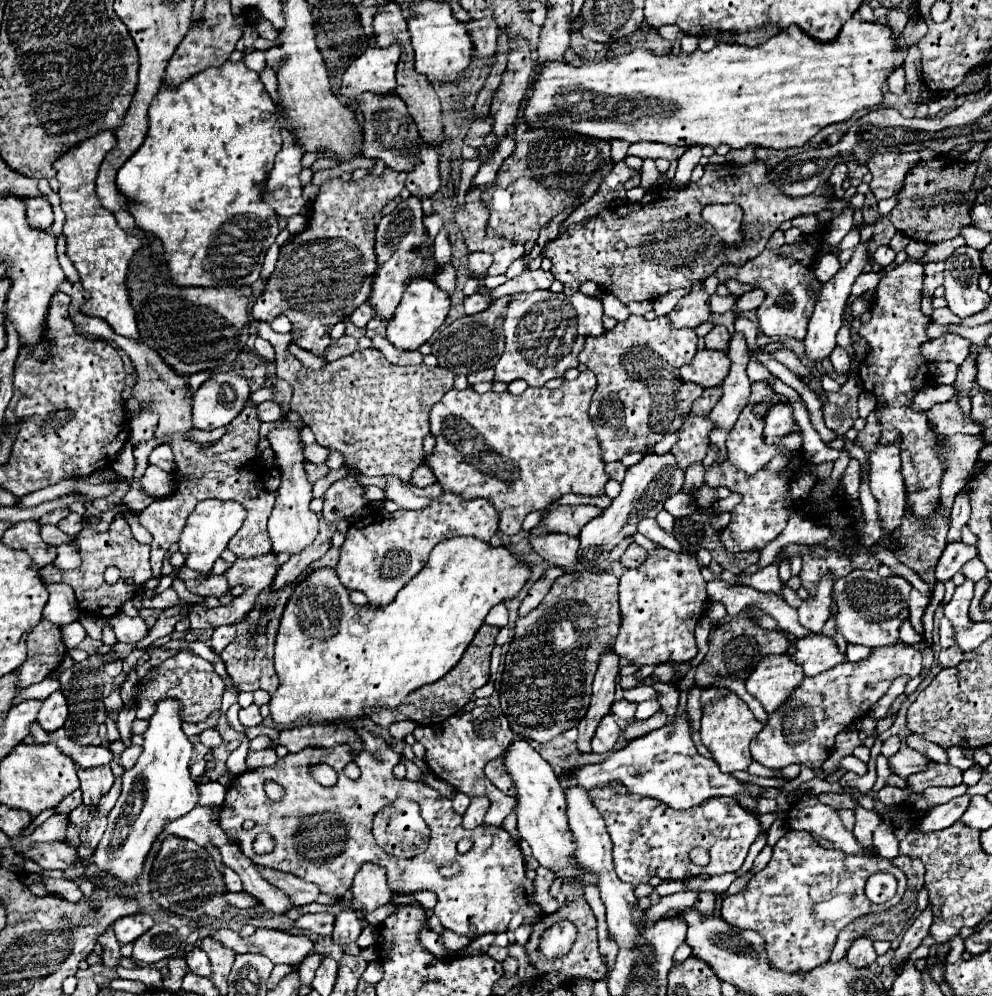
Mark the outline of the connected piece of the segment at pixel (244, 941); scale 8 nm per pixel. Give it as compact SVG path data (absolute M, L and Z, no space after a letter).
M216 928L210 930L210 938L224 944L226 948L232 948L236 954L262 954L270 958L272 964L300 966L302 960L314 952L314 942L310 942L310 938L270 928L258 928L250 938L242 938L238 932L228 928Z

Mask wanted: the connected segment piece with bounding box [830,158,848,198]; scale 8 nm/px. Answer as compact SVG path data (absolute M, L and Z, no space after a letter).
M838 158L838 164L832 168L832 176L830 176L830 184L836 188L836 198L842 198L842 196L844 196L842 182L844 182L844 178L846 178L846 176L848 176L846 164L842 164L842 160Z

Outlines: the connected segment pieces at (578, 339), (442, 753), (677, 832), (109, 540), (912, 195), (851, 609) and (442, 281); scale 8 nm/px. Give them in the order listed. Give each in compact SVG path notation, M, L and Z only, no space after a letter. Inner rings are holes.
M536 290L530 294L514 294L508 302L508 312L504 318L504 354L494 366L494 380L512 382L512 380L526 380L530 386L544 386L552 378L564 376L568 368L578 368L578 354L584 348L584 340L588 336L602 336L602 302L596 296L586 296L576 292L574 296L554 294L550 290Z
M480 706L470 712L464 712L462 716L448 718L442 726L440 736L436 736L430 726L416 726L414 738L420 744L424 744L424 748L426 748L424 760L428 764L428 768L434 772L434 776L452 784L454 790L468 794L470 798L474 798L474 796L490 798L490 808L486 812L484 822L490 826L500 826L506 812L512 812L512 808L516 806L516 800L504 796L490 780L486 780L484 766L488 760L494 760L496 756L500 756L508 748L508 744L514 740L514 734L508 726L506 716L494 706Z
M620 786L598 788L590 794L612 838L616 874L622 882L632 886L648 882L652 876L660 876L662 880L688 880L700 874L714 876L736 872L744 864L752 842L762 832L758 814L746 810L736 798L712 798L690 810L672 810L666 804L650 808L648 798L632 796ZM694 846L702 846L710 852L708 866L694 866L690 862L688 852Z
M116 514L114 520L110 522L106 532L96 532L96 530L82 530L80 536L76 538L78 550L82 556L82 564L74 570L56 570L54 566L44 566L42 568L42 578L46 582L64 582L72 586L76 600L80 604L80 610L86 614L96 614L96 616L114 616L120 610L120 604L126 598L132 598L138 590L140 584L144 584L148 578L152 578L150 572L150 546L138 544L132 538L130 526L124 520L122 514ZM116 566L120 570L120 578L114 586L104 582L104 570Z
M936 156L932 162L918 162L906 176L904 188L898 196L896 208L888 214L898 232L912 240L938 244L958 236L962 226L970 224L970 208L976 200L972 180L974 164L966 164L954 156Z
M852 570L848 576L834 582L832 598L836 602L836 612L832 614L836 622L836 632L840 632L846 642L862 644L868 648L894 644L898 640L898 628L904 618L908 618L908 594L910 582L900 576L882 578L872 570Z
M452 264L440 266L440 272L436 274L434 280L436 280L436 284L440 288L444 288L448 294L452 294L454 292L454 282L456 282L456 270L454 270L454 266Z

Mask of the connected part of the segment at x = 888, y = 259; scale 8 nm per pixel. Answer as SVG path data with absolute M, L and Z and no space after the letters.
M878 246L878 248L876 248L876 252L872 254L872 258L874 258L882 268L886 268L888 264L892 264L892 262L894 262L896 252L894 252L890 246Z

